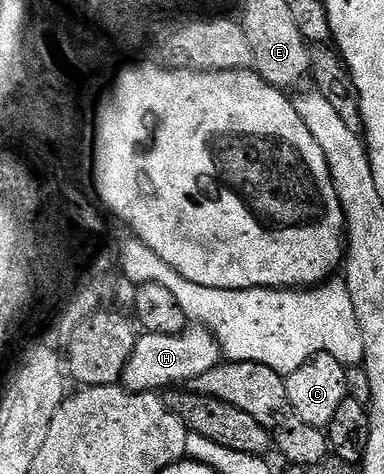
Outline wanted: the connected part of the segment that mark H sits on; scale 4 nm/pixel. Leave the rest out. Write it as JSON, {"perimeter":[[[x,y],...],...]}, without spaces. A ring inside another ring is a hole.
{"perimeter":[[[187,327],[183,333],[176,335],[156,335],[155,333],[143,332],[134,342],[134,350],[124,367],[120,384],[129,393],[158,393],[169,390],[171,387],[181,386],[178,385],[181,381],[183,383],[195,381],[197,377],[203,377],[204,374],[217,369],[219,365],[223,364],[223,361],[222,349],[213,333],[208,329]]]}

